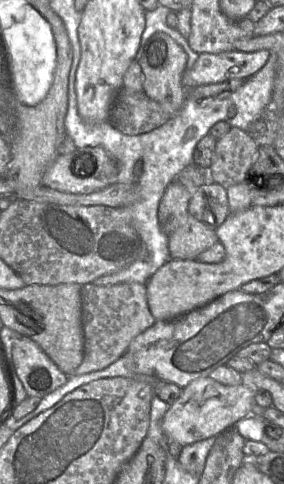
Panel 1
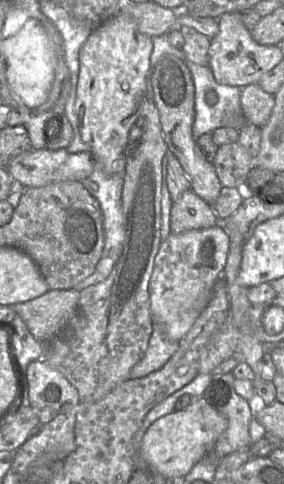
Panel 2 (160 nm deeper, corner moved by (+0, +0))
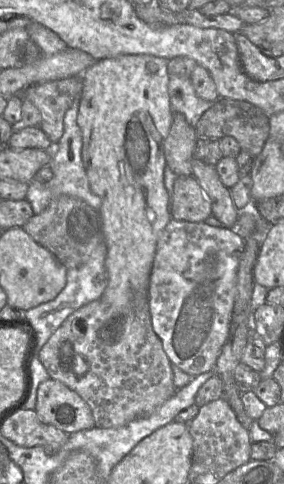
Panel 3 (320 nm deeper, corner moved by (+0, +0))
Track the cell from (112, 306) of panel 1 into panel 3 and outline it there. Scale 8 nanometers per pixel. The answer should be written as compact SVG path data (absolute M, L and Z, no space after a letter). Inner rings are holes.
M148 295L132 298L126 306L109 306L101 299L98 299L80 307L66 318L59 328L51 335L48 341L41 347L39 358L50 378L65 384L67 387L78 393L89 405L93 414L95 426L100 428L121 427L135 419L149 417L177 391L174 384L172 363L163 349L161 340L152 328Z

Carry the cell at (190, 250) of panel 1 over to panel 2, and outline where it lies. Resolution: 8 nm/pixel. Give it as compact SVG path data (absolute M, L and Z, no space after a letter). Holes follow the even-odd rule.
M189 189L172 204L170 230L171 233L180 234L210 228L216 226L216 220L212 206Z

